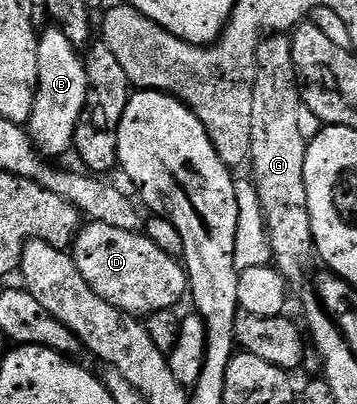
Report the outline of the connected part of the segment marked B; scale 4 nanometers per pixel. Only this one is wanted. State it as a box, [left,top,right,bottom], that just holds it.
[27,26,89,158]

